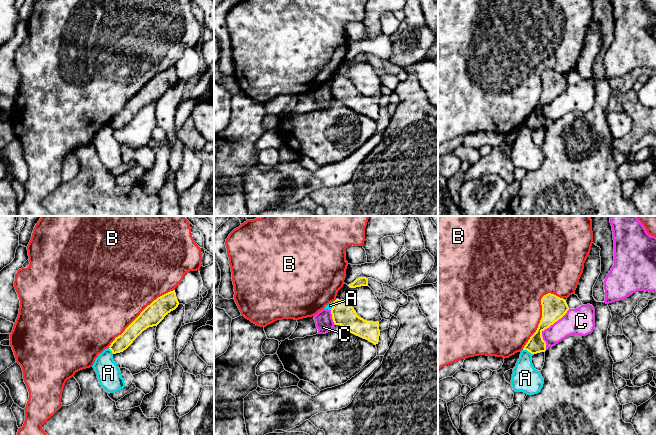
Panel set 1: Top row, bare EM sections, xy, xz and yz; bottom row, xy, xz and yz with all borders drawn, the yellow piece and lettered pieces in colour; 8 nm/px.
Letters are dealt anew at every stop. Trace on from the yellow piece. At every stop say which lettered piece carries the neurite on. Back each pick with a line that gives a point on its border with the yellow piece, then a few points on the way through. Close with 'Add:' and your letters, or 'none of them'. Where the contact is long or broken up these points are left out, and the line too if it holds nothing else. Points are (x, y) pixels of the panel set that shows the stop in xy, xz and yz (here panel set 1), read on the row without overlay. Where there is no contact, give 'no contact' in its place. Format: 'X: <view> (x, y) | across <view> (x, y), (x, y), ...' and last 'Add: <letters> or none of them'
Add: none of them

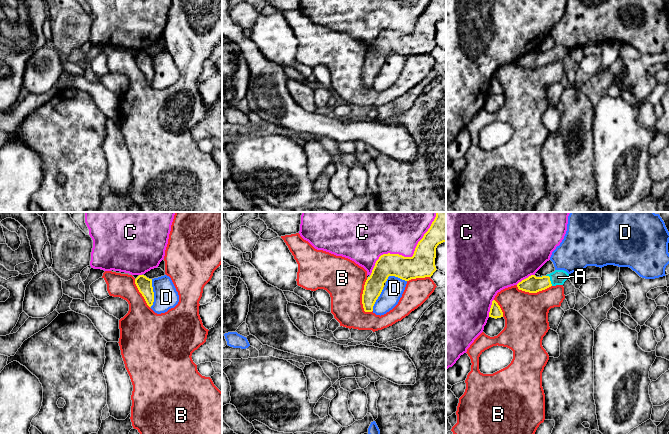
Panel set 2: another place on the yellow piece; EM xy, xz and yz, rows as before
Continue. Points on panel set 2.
A: yz (549, 56) | across yz (532, 60), (549, 56), (558, 53)
Add: A

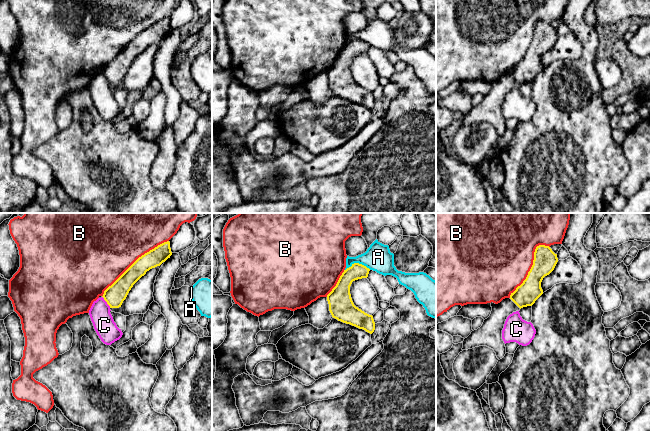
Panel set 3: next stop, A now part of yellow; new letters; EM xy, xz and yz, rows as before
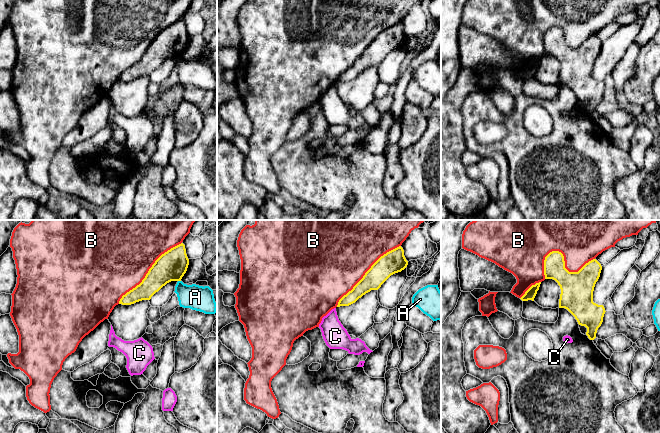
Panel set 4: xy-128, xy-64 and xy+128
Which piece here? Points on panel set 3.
Add: none of them

